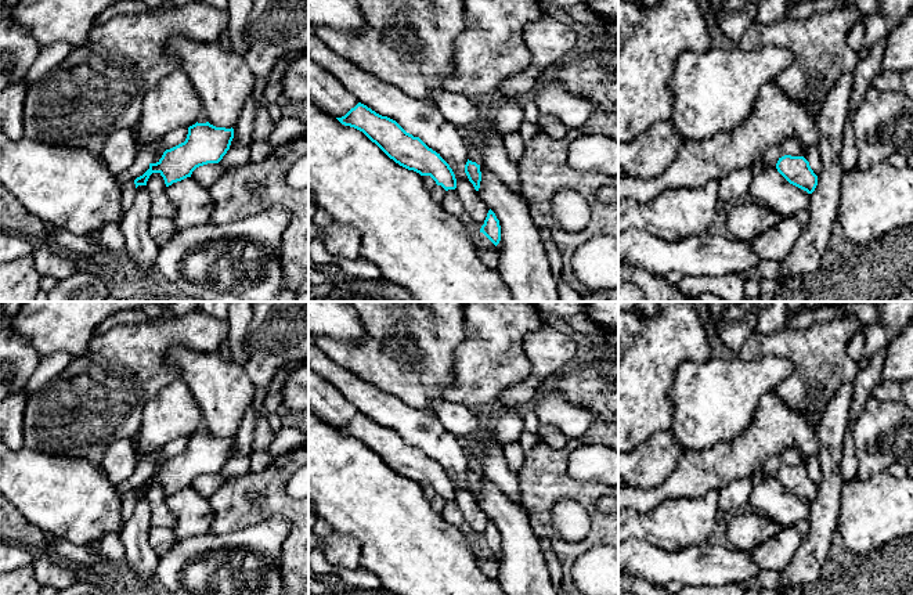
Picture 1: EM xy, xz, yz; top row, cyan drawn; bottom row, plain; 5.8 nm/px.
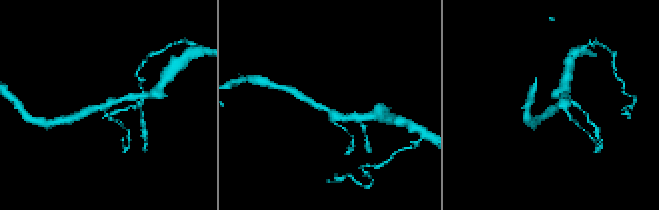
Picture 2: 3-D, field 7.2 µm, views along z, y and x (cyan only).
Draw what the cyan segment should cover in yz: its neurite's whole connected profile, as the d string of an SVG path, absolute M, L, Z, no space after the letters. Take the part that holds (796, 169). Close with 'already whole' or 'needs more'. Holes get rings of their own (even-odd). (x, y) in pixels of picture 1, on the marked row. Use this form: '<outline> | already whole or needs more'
M784 155L776 163L777 172L793 185L812 194L818 185L818 176L804 156Z | already whole

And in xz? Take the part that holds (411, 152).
M358 102L344 116L336 118L342 125L362 131L372 143L375 143L390 159L400 166L414 170L421 176L430 176L437 185L445 191L456 188L456 178L450 165L432 148L429 148L419 137L407 133L396 120L382 116Z | already whole

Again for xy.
M195 123L188 127L184 143L166 149L156 163L134 180L136 188L147 185L152 173L159 173L166 187L191 177L192 172L208 163L219 163L230 149L234 129L216 127L206 123Z | already whole

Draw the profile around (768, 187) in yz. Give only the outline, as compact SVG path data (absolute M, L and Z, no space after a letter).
M759 159L753 163L751 172L753 181L747 192L751 201L768 206L780 216L808 210L811 194L790 184L776 167L768 167Z

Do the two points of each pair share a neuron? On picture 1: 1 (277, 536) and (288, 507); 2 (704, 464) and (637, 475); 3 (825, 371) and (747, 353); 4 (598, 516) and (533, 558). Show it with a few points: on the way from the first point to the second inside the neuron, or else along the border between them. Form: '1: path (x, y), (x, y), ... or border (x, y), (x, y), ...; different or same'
1: border (252, 525), (284, 516), (289, 534), (282, 550); different
2: border (686, 450), (663, 480), (645, 487); different
3: path (805, 352), (800, 346), (767, 346); same
4: border (524, 509), (533, 532), (540, 538); different

